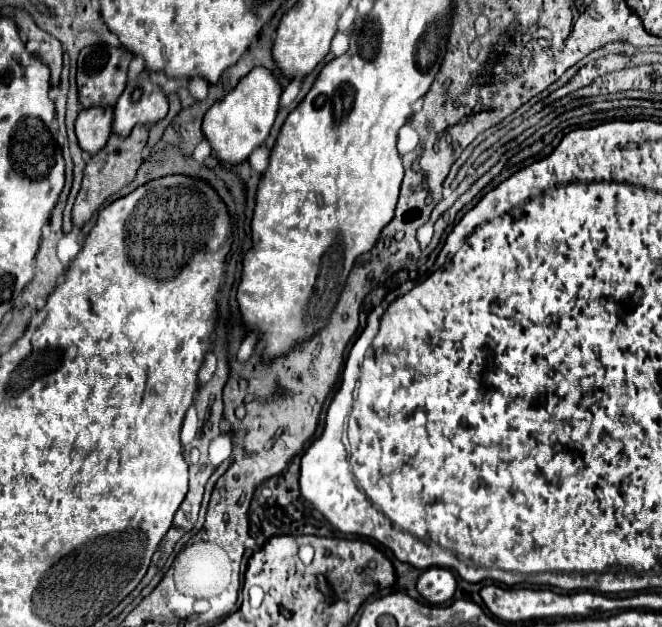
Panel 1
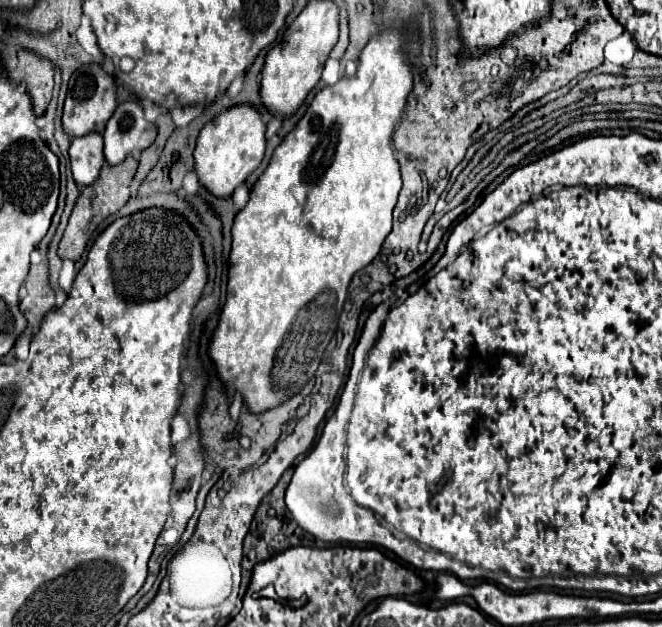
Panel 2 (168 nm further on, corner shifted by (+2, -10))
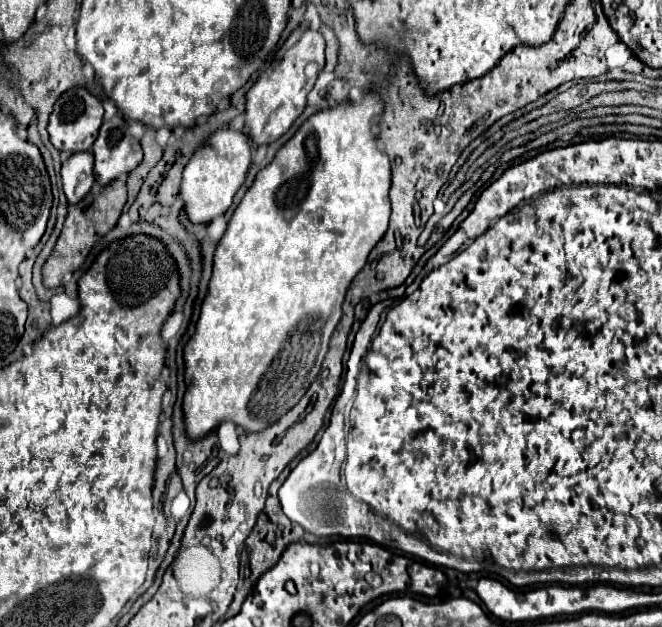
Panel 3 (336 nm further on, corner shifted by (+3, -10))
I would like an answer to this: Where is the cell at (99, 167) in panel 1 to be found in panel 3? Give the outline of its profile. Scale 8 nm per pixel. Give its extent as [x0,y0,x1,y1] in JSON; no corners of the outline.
[42,176,126,288]

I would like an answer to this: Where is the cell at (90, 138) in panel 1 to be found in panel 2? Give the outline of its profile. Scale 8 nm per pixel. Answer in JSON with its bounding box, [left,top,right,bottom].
[69,132,105,186]

